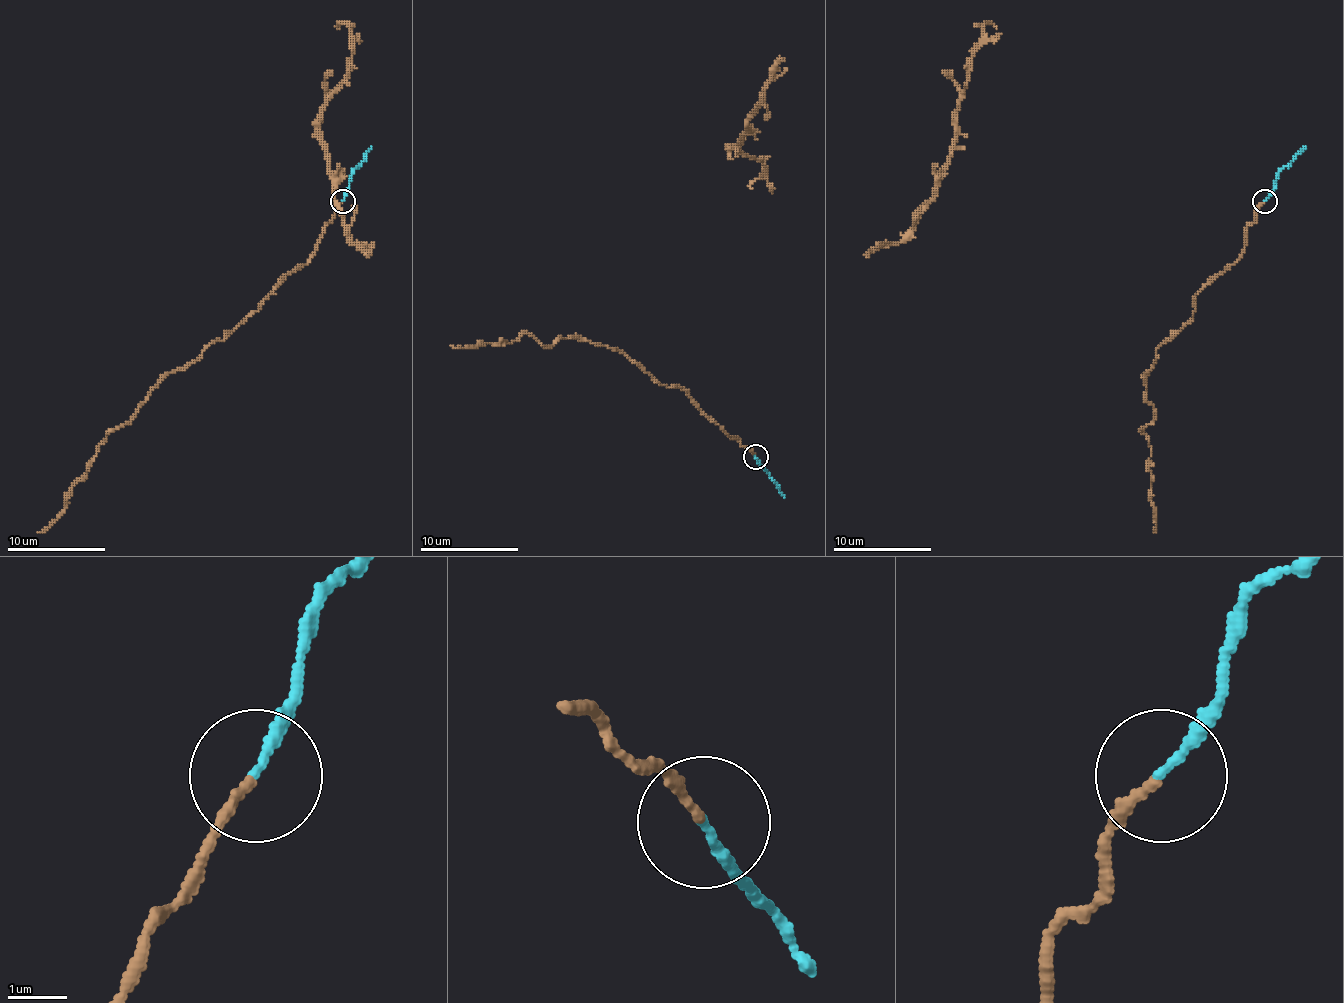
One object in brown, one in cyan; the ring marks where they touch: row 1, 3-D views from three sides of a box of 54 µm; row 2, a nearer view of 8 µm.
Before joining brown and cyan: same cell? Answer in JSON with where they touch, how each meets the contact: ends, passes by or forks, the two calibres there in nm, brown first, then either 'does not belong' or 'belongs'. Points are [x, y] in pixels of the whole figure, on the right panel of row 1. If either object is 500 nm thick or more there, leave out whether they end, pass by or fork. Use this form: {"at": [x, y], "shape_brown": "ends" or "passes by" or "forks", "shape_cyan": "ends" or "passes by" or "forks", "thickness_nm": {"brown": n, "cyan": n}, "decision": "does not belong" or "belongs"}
{"at": [1264, 201], "shape_brown": "ends", "shape_cyan": "ends", "thickness_nm": {"brown": 150, "cyan": 160}, "decision": "does not belong"}

